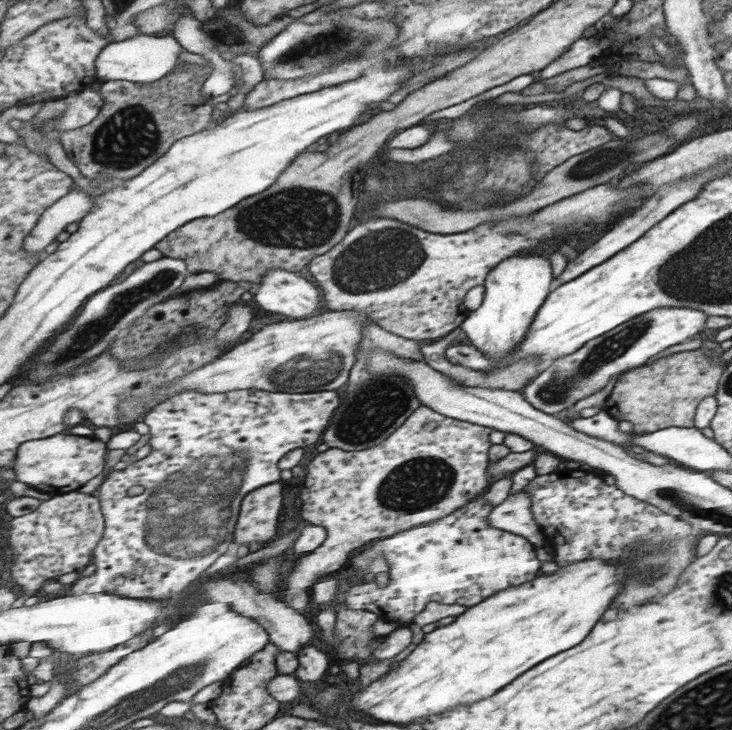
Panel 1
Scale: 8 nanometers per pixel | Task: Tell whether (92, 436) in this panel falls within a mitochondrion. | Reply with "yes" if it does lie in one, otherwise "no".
no

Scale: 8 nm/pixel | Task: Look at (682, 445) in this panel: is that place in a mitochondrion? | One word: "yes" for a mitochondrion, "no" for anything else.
no

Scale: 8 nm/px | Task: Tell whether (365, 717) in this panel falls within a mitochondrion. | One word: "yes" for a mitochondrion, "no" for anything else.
no

